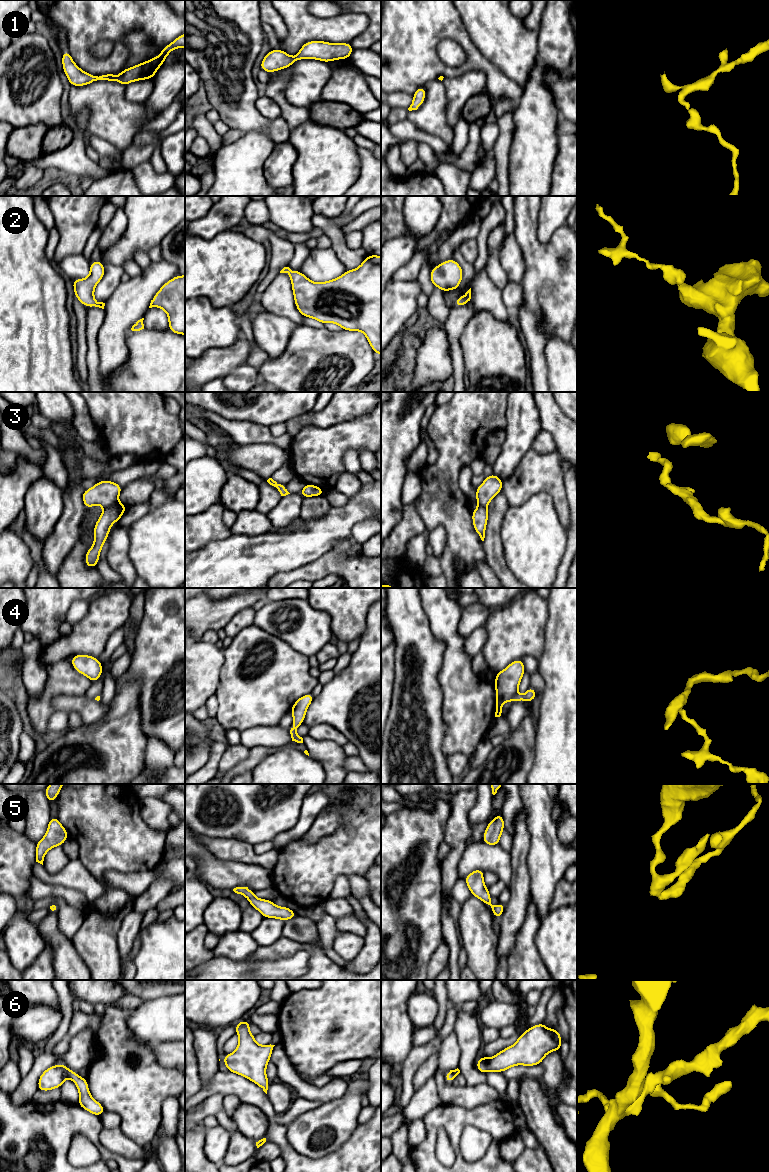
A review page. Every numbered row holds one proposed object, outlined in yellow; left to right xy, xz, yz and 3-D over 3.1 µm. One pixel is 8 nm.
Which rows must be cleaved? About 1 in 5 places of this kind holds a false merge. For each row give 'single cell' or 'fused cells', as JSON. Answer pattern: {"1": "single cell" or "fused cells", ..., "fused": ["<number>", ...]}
{"1": "single cell", "2": "single cell", "3": "fused cells", "4": "single cell", "5": "single cell", "6": "single cell", "fused": ["3"]}

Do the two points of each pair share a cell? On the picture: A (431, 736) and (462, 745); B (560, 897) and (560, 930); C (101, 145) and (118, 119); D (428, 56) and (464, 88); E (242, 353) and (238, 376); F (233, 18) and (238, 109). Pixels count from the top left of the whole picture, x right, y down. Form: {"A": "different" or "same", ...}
{"A": "different", "B": "different", "C": "different", "D": "different", "E": "different", "F": "same"}

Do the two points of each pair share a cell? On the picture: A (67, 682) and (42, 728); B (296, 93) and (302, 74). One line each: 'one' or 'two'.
A: one
B: one

